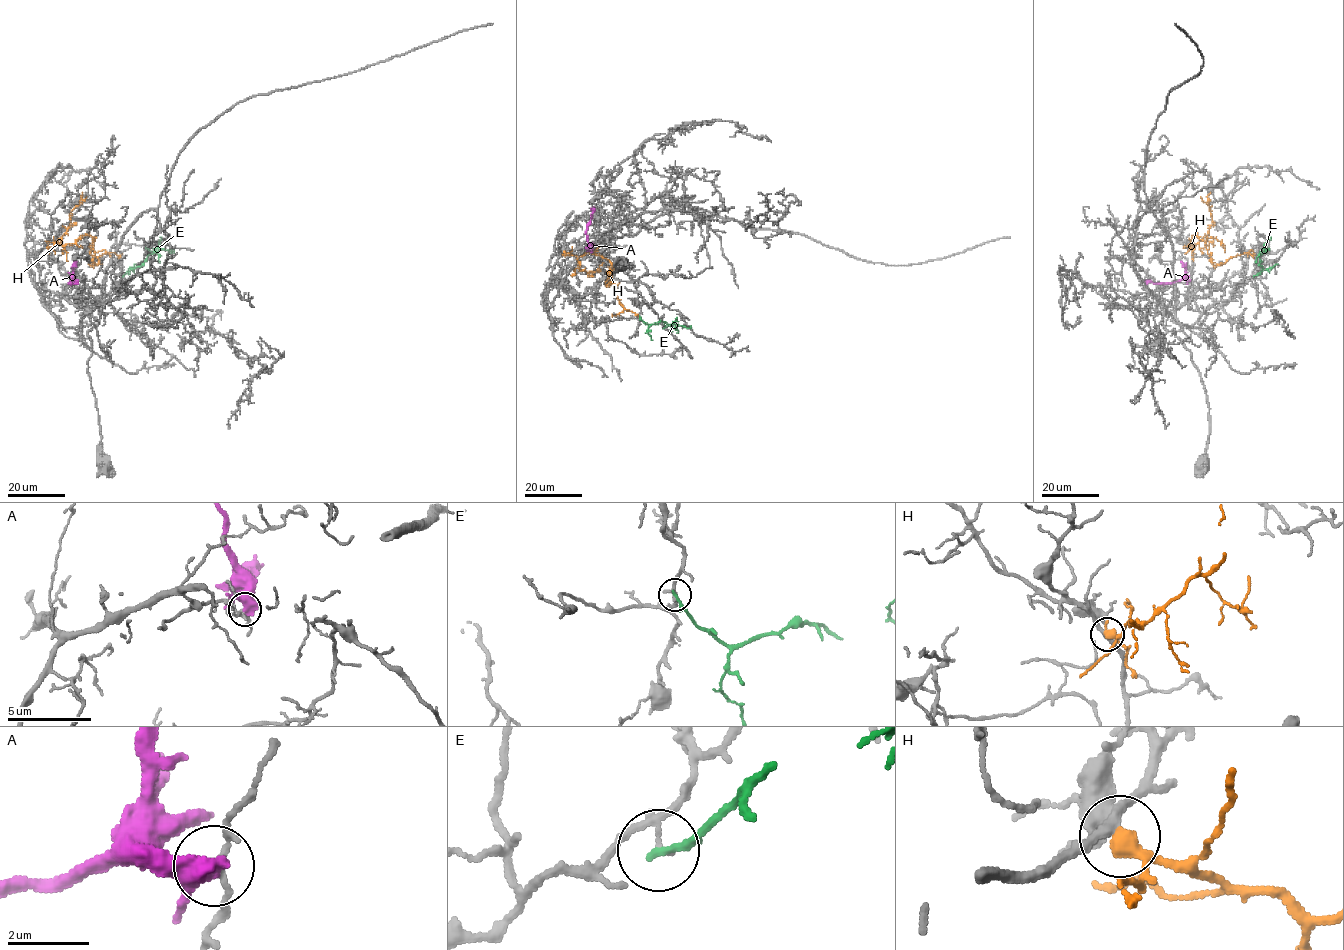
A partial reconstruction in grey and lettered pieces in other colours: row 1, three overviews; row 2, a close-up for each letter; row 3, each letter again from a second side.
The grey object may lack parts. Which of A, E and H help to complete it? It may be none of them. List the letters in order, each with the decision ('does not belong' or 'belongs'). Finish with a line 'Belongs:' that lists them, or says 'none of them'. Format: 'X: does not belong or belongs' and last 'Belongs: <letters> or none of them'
A: does not belong
E: does not belong
H: belongs
Belongs: H

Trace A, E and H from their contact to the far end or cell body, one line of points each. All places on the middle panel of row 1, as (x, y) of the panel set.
A: (590, 251), (586, 229), (595, 208)
E: (639, 316), (648, 325), (665, 321), (690, 326)
H: (564, 251), (578, 257), (587, 253), (598, 254), (611, 262), (609, 276), (619, 302), (625, 310), (640, 315)

